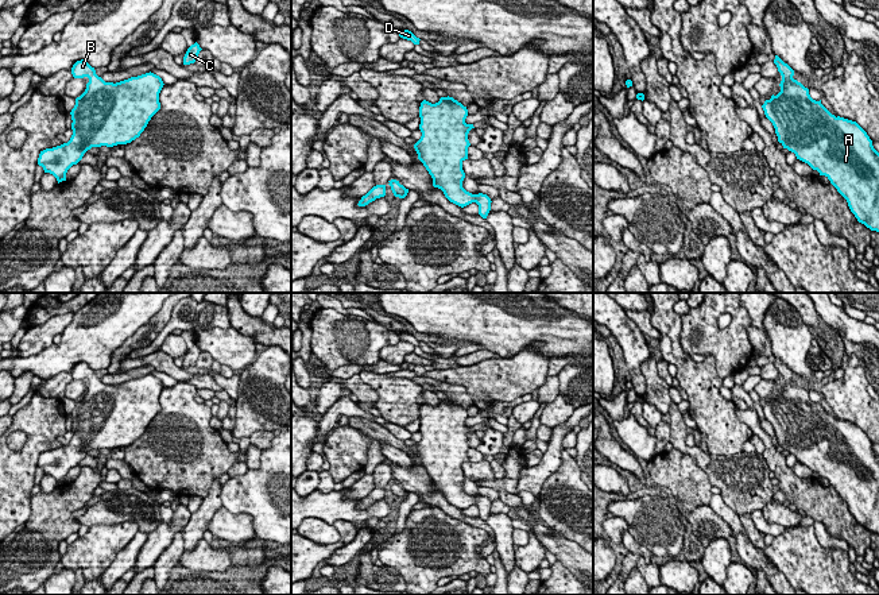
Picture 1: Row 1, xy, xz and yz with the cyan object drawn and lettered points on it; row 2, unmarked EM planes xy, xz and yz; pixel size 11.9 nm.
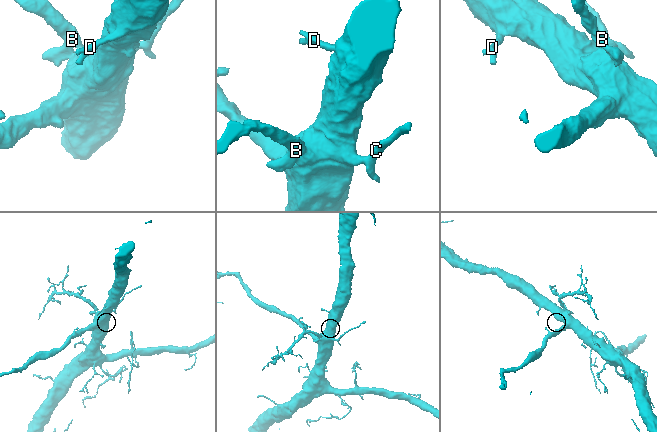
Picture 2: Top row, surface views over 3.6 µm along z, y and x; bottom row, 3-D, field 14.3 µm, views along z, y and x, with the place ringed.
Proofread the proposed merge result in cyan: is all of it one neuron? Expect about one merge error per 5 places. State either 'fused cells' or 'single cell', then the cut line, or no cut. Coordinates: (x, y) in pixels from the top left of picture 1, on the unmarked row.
single cell; no cut

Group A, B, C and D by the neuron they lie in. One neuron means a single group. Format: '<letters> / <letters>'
A B C D

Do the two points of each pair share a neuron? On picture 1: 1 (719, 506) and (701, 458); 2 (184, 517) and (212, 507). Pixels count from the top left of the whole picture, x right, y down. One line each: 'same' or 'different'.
1: different
2: different

